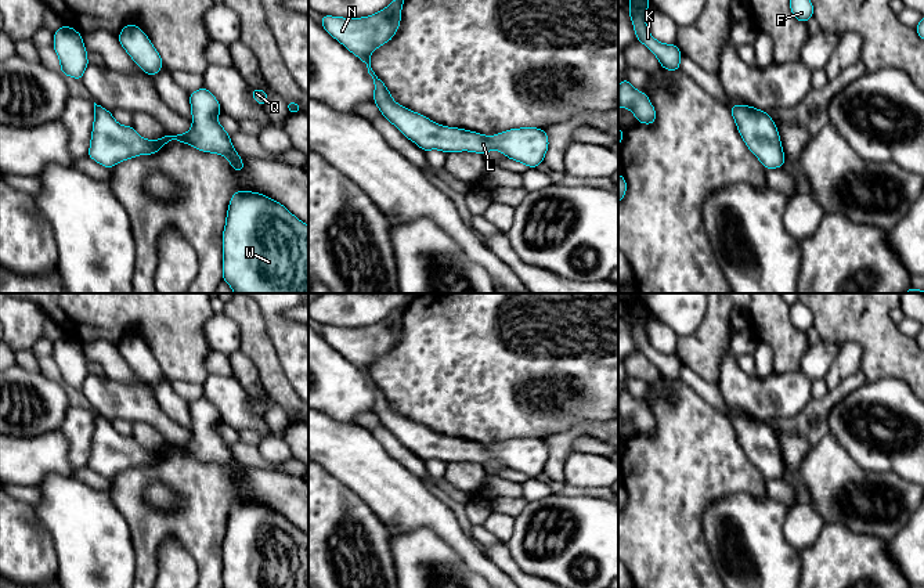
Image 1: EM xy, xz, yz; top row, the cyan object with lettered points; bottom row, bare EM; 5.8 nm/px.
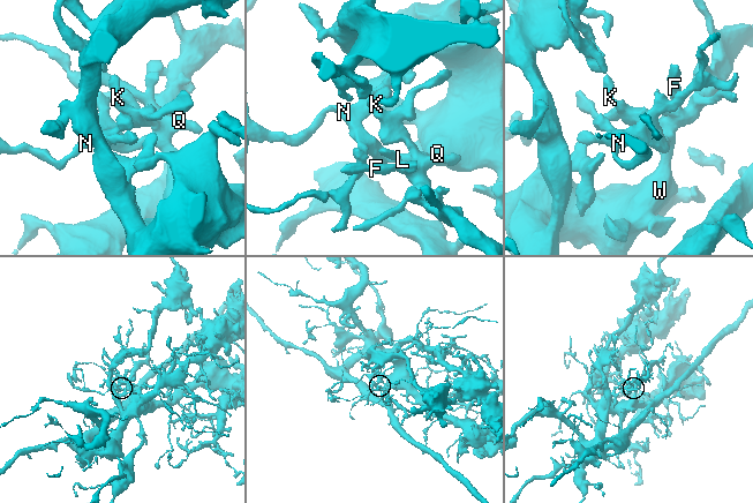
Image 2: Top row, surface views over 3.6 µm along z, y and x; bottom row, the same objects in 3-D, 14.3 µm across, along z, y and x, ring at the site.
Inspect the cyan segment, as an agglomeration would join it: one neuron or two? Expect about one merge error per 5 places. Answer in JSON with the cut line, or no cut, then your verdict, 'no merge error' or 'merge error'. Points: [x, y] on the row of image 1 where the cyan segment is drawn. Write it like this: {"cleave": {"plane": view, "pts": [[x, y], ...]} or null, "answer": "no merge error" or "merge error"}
{"cleave": null, "answer": "no merge error"}

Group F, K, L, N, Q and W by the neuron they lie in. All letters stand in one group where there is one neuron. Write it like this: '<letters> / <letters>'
F K L N Q W

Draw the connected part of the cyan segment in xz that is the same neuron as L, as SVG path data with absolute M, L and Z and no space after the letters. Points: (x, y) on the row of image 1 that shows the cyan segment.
M393 0L386 8L362 18L332 15L321 18L322 28L367 65L375 84L373 102L380 113L425 152L440 149L445 154L469 151L486 155L497 149L530 169L541 165L549 147L548 134L542 129L520 127L484 136L472 130L441 126L393 100L386 84L371 68L371 53L396 35L403 4L404 0Z

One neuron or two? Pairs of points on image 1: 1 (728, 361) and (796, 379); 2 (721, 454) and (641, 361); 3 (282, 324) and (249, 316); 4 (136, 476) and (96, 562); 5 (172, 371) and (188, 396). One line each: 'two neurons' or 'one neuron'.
1: one neuron
2: two neurons
3: two neurons
4: two neurons
5: two neurons

